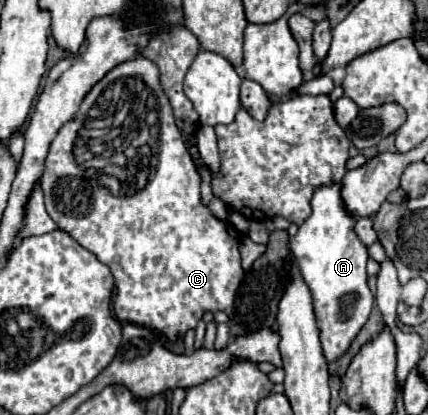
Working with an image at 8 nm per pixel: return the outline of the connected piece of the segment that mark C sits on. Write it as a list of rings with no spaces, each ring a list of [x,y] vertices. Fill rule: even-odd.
[[[139,56],[135,60],[129,60],[129,62],[123,62],[123,64],[115,66],[85,96],[85,100],[83,100],[83,104],[81,104],[81,108],[79,108],[79,112],[75,114],[73,120],[77,122],[77,130],[71,130],[71,124],[67,124],[67,136],[61,136],[61,132],[59,132],[59,136],[51,144],[51,150],[49,150],[49,156],[47,156],[47,162],[45,162],[45,174],[41,178],[41,190],[45,194],[47,212],[57,222],[57,226],[61,230],[65,230],[77,244],[81,244],[83,248],[93,252],[99,262],[103,262],[111,268],[111,272],[115,276],[115,288],[117,288],[117,294],[113,298],[115,316],[123,322],[155,328],[155,330],[167,334],[169,340],[175,340],[177,336],[185,334],[189,328],[195,328],[197,322],[203,318],[205,310],[211,310],[211,312],[225,310],[225,312],[229,312],[233,308],[235,292],[237,292],[237,288],[241,284],[241,278],[243,278],[243,268],[241,268],[241,258],[239,258],[241,234],[227,220],[215,218],[211,214],[209,206],[203,204],[203,200],[201,200],[201,178],[199,178],[197,168],[195,168],[195,164],[193,164],[193,160],[191,160],[191,156],[185,148],[181,130],[175,124],[173,108],[171,108],[171,102],[167,100],[167,94],[163,92],[157,64]]]

